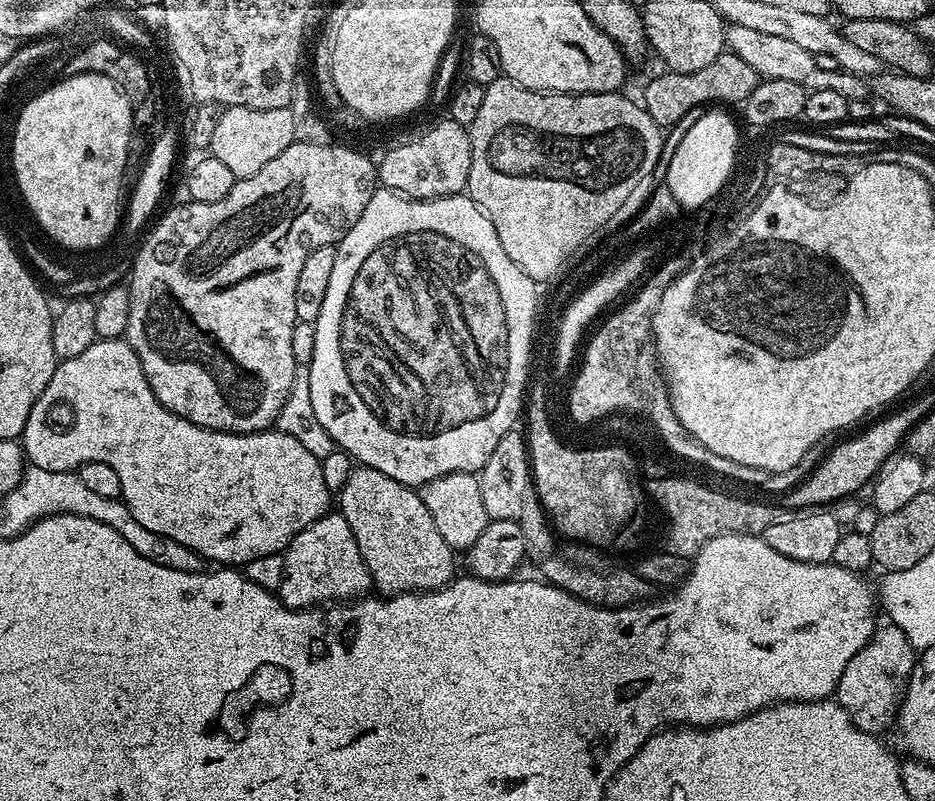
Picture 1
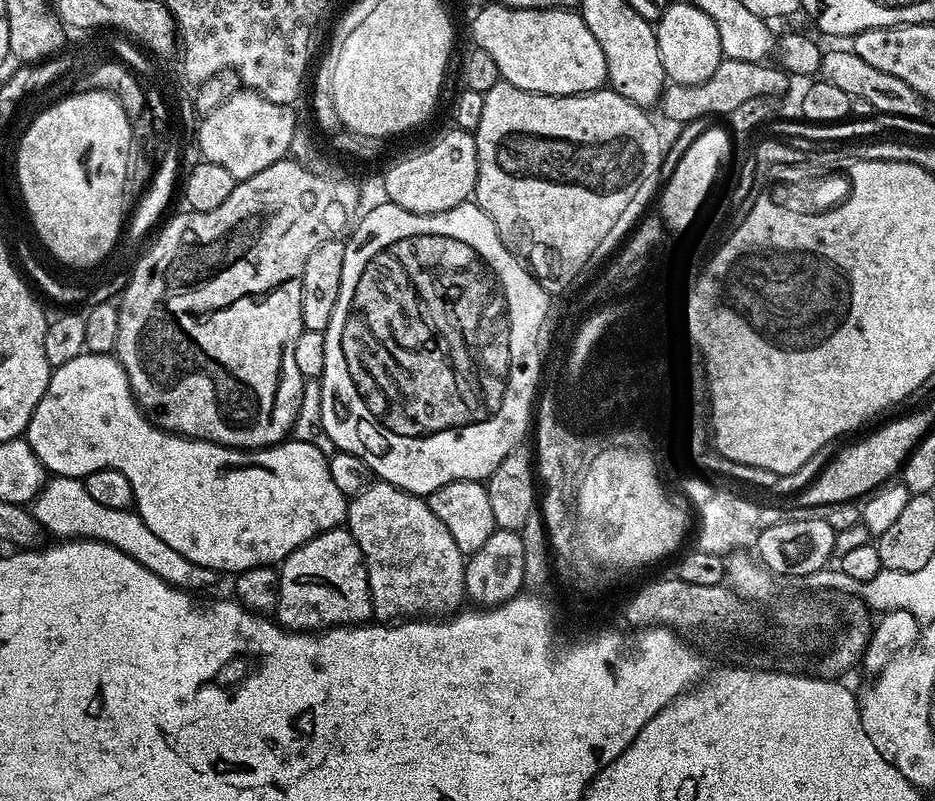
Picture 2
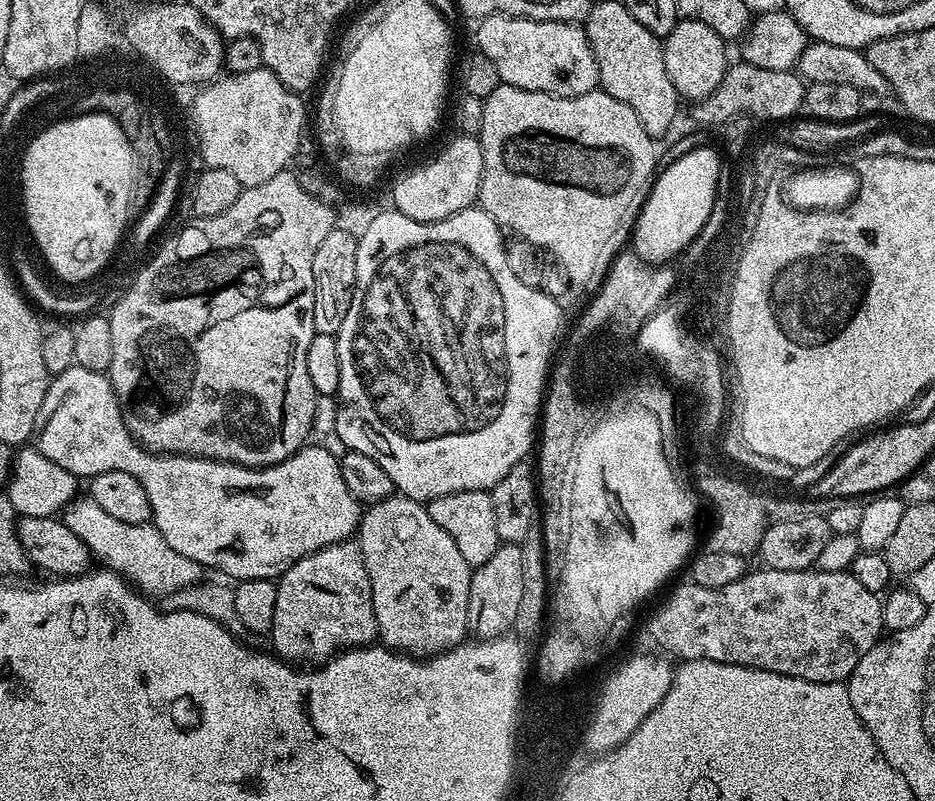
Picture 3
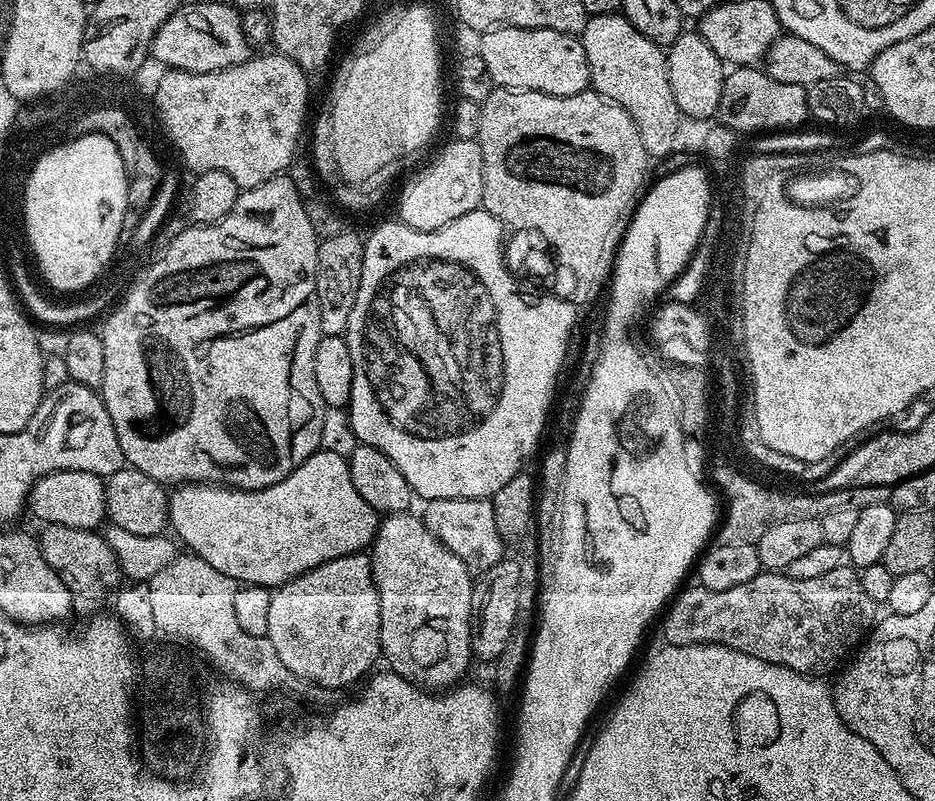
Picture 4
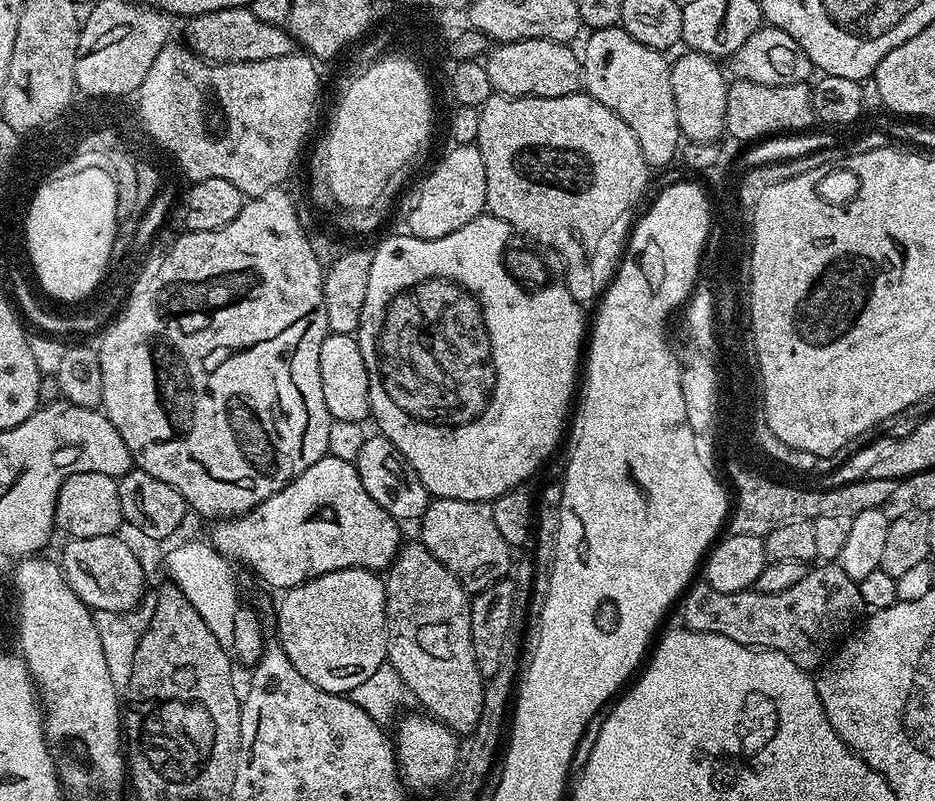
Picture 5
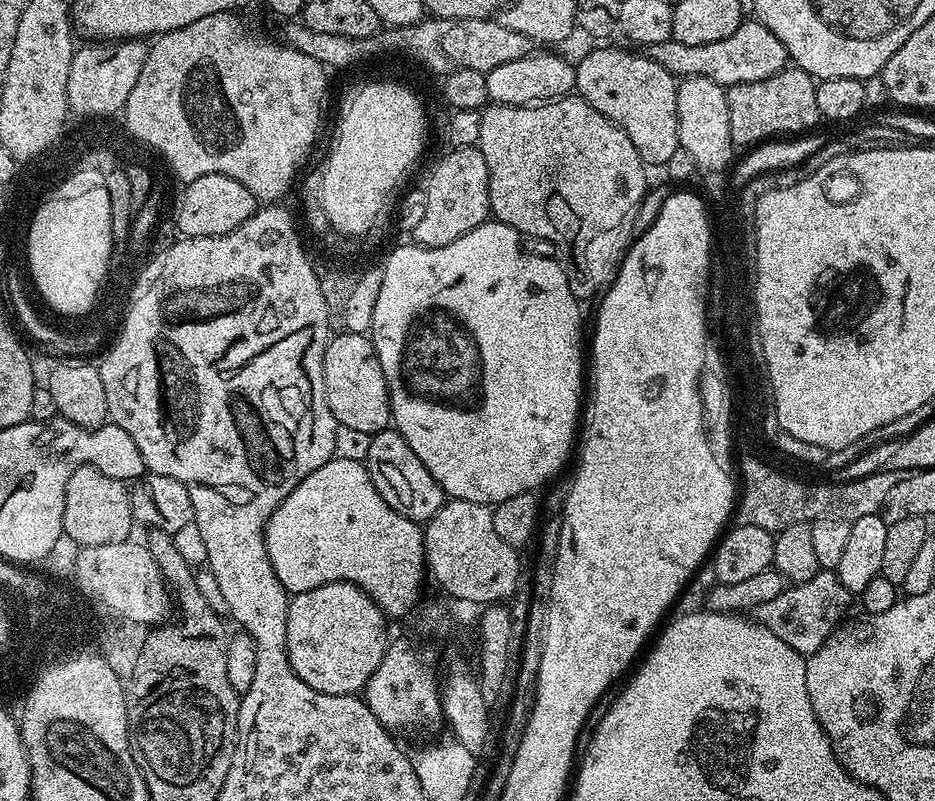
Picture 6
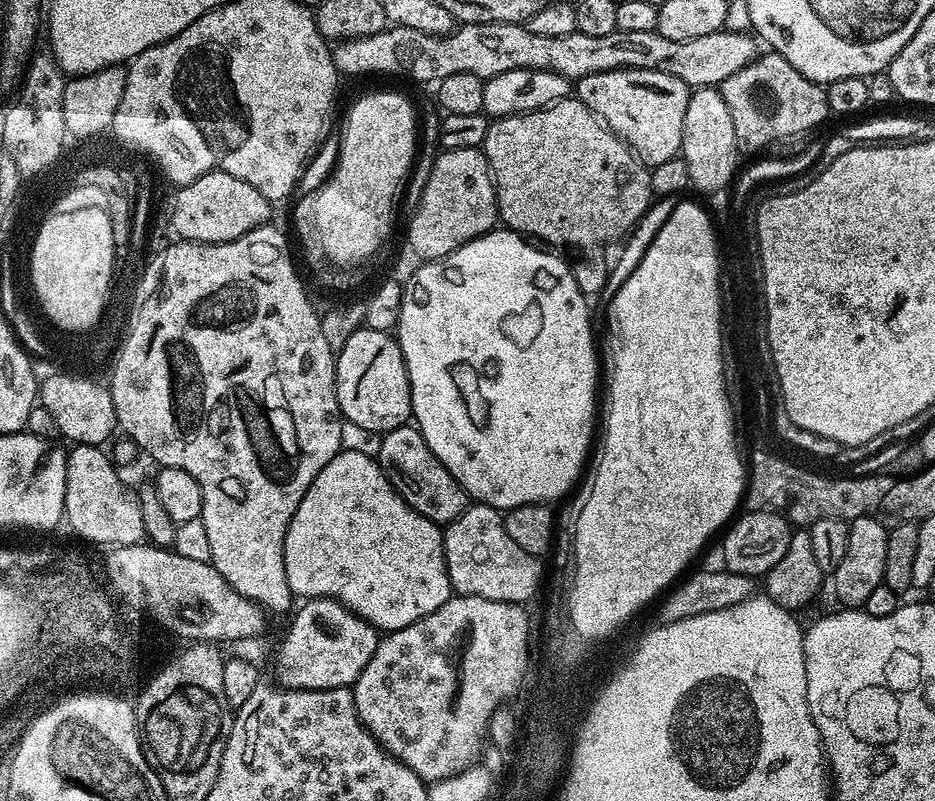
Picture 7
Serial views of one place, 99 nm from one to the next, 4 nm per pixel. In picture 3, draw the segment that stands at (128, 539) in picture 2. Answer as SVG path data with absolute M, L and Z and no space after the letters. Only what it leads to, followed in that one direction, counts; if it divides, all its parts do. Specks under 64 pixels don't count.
M87 494L73 500L64 509L62 519L66 526L70 526L70 530L74 530L74 534L78 534L78 538L82 538L82 542L86 542L93 557L100 560L103 567L119 573L133 588L149 598L169 598L175 592L194 587L205 579L206 569L172 549L155 524L122 522L106 514L106 510L100 509L98 502L94 502Z

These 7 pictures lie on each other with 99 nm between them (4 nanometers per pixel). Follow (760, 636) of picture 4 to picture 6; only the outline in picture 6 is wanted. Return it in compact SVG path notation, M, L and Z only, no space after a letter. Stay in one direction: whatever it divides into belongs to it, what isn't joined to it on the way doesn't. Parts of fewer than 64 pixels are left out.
M821 570L806 582L785 587L778 598L758 606L754 616L766 630L770 630L770 634L778 634L778 638L782 638L786 646L794 646L794 650L807 658L819 650L822 642L826 642L835 628L840 627L849 615L847 612L851 604L854 604L854 593L842 586L835 571Z

